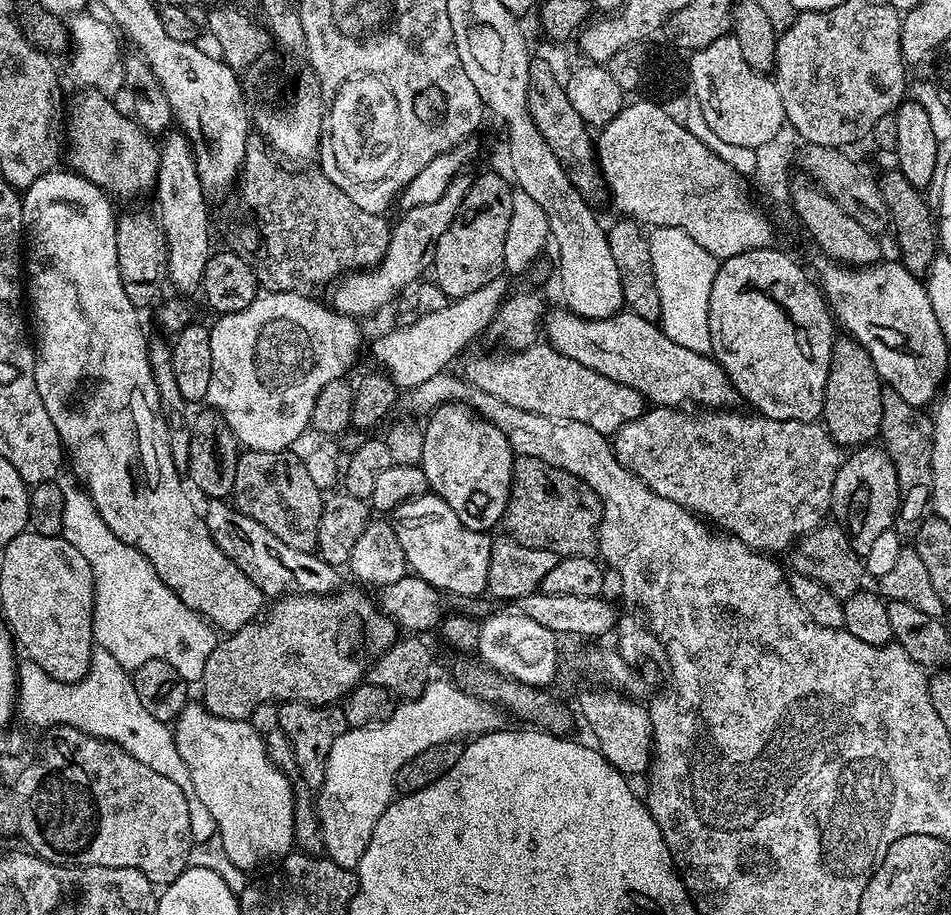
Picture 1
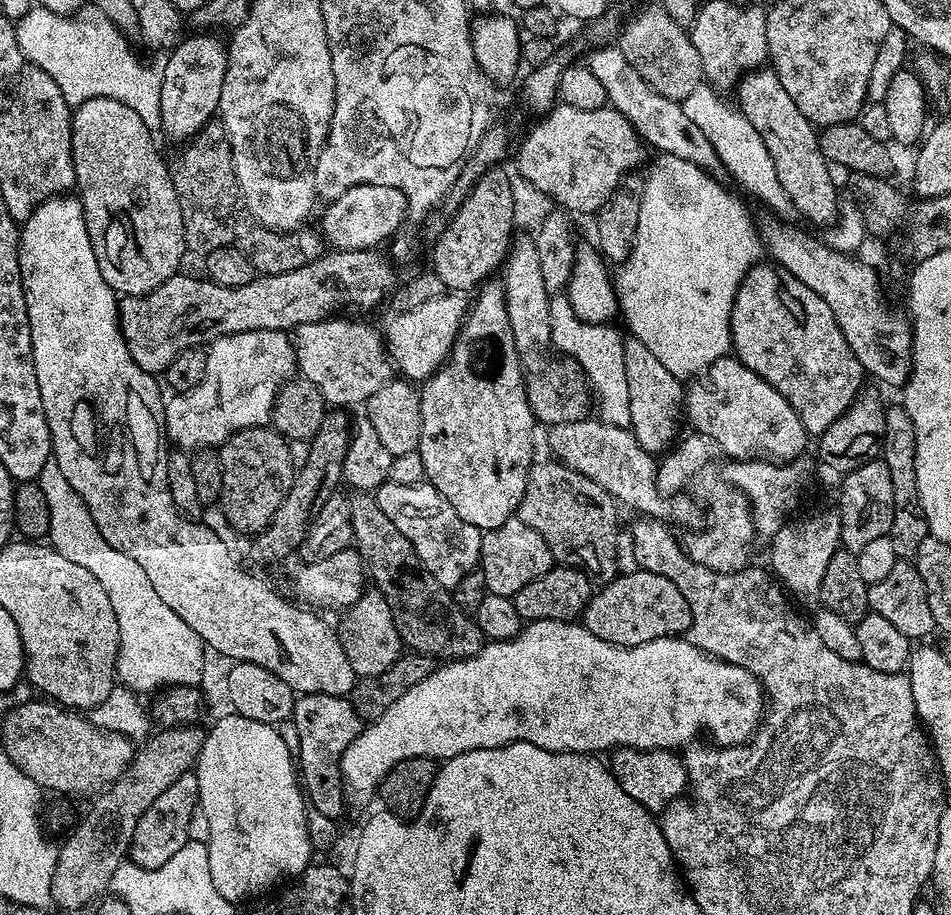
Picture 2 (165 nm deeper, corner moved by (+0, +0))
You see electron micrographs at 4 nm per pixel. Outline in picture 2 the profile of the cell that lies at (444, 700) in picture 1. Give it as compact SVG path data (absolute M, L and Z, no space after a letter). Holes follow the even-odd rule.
M532 620L527 626L521 627L520 635L511 640L494 640L485 643L476 656L469 656L463 662L448 662L443 666L436 666L428 677L412 686L381 717L361 727L358 738L346 746L340 763L340 773L344 779L344 791L349 801L357 800L364 804L371 796L377 795L380 784L386 774L398 762L408 756L431 756L437 762L449 760L470 750L479 748L501 748L507 744L517 744L525 740L542 750L551 752L586 752L589 754L604 754L617 748L634 748L637 750L651 750L662 748L665 750L680 750L691 745L697 739L700 731L704 731L709 741L716 746L731 746L733 744L747 744L756 729L760 727L761 719L766 711L766 697L764 689L760 687L760 679L750 670L742 666L734 666L725 660L717 660L709 652L696 648L686 638L663 636L654 642L642 642L638 646L618 646L610 642L602 642L590 630L584 628L583 623L566 620Z

